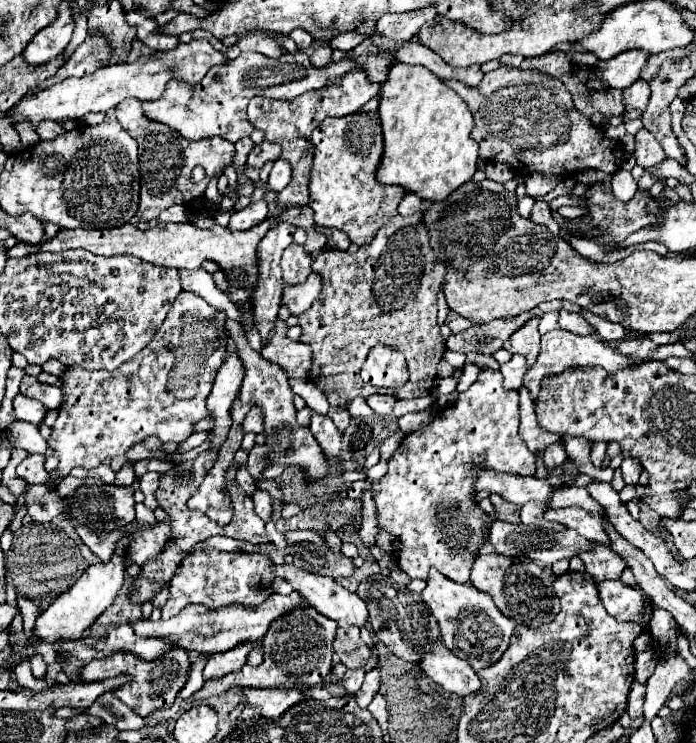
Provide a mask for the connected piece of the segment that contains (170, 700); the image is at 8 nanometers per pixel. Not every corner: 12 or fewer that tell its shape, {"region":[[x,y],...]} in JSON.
{"region":[[186,649],[144,661],[116,651],[74,681],[128,675],[112,693],[136,715],[174,705],[192,663]]}

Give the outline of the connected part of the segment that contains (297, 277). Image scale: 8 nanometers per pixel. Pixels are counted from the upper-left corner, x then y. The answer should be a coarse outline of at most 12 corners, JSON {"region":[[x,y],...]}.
{"region":[[290,243],[282,253],[286,285],[298,285],[310,275],[310,255]]}

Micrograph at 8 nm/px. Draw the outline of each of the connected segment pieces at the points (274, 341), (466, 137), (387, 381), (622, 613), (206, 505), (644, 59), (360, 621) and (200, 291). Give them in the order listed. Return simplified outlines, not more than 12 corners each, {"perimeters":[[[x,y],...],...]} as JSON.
{"perimeters":[[[274,321],[262,357],[294,379],[308,377],[310,347],[286,339],[288,325]],[[424,65],[380,89],[378,181],[426,201],[472,179],[468,105]],[[376,345],[360,371],[368,385],[398,387],[408,379],[406,359]],[[602,581],[602,603],[618,622],[648,631],[644,593],[622,581]],[[232,405],[232,427],[214,467],[188,499],[188,509],[218,525],[232,519],[226,471],[240,449],[242,417],[252,405]],[[640,49],[598,61],[608,85],[626,89],[640,77],[650,55]],[[293,564],[272,571],[340,627],[362,627],[366,603]],[[204,269],[180,271],[182,289],[238,321],[236,305]]]}

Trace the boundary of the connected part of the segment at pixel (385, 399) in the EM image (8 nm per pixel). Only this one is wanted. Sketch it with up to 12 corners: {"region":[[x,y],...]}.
{"region":[[370,395],[366,403],[376,415],[392,415],[394,395]]}

